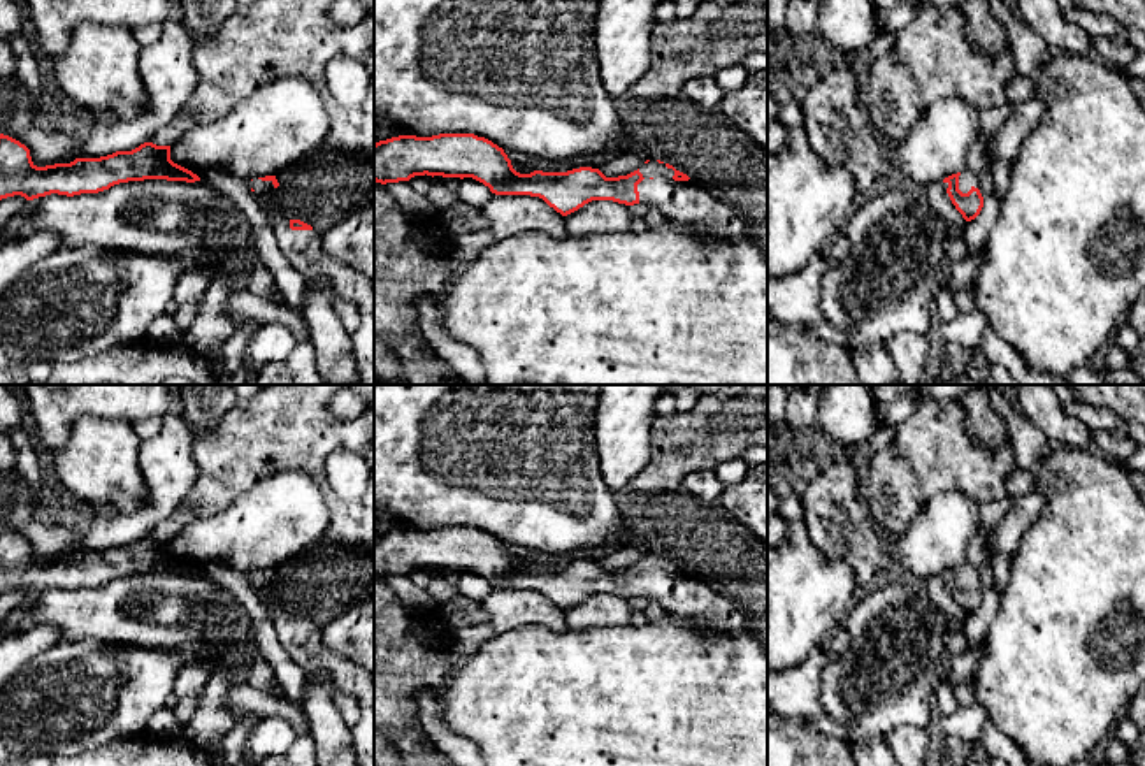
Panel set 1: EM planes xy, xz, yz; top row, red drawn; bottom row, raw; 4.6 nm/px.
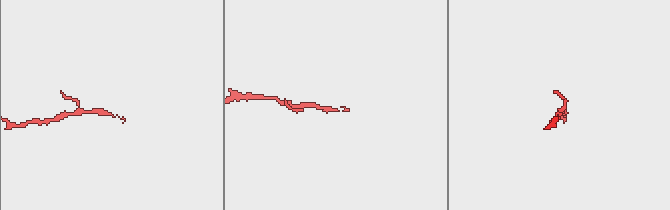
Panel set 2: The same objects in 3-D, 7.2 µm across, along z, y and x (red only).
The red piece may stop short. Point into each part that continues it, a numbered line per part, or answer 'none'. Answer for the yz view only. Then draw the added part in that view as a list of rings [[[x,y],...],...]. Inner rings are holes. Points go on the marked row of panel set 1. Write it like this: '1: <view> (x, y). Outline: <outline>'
1: yz (966, 180). Outline: [[[962,169],[961,176],[959,176],[959,190],[962,193],[968,193],[973,186],[980,190],[976,176],[971,174],[969,170]]]

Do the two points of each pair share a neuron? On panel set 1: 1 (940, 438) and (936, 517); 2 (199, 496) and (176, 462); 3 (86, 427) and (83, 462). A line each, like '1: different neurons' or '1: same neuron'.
1: different neurons
2: different neurons
3: same neuron

